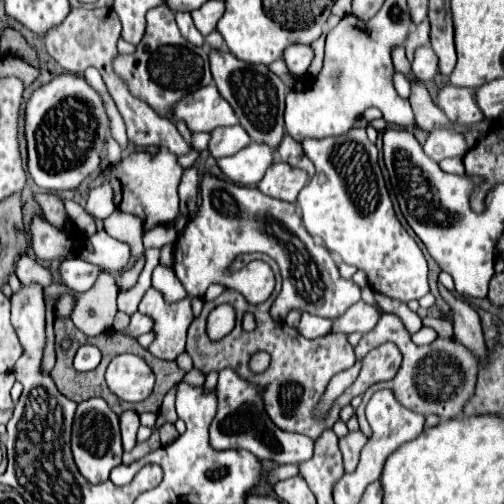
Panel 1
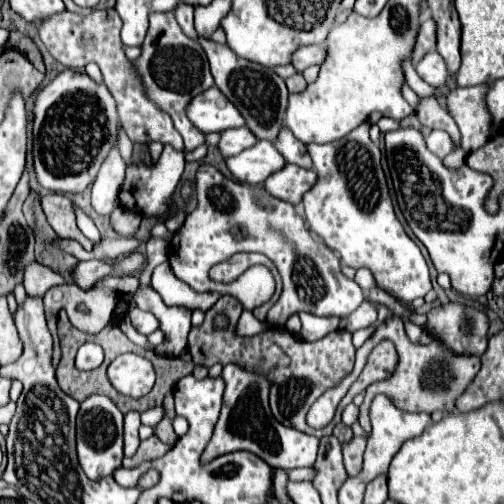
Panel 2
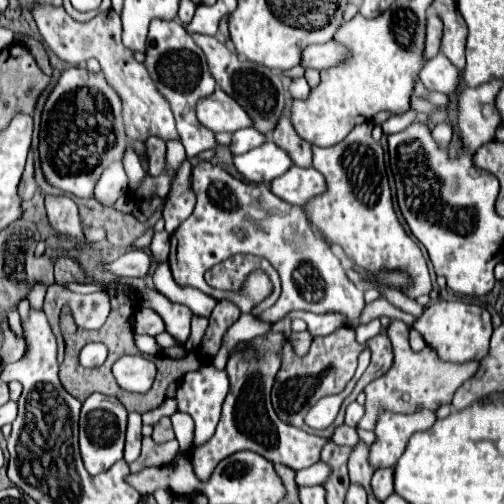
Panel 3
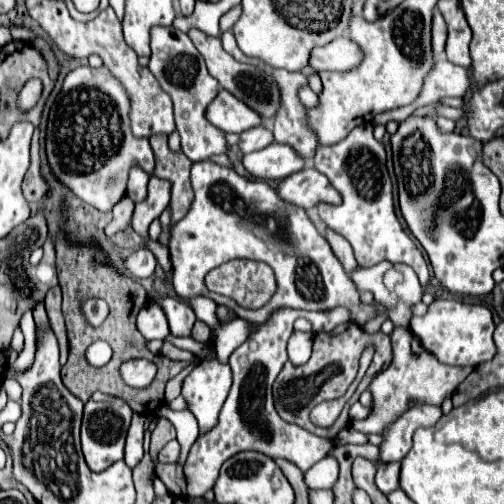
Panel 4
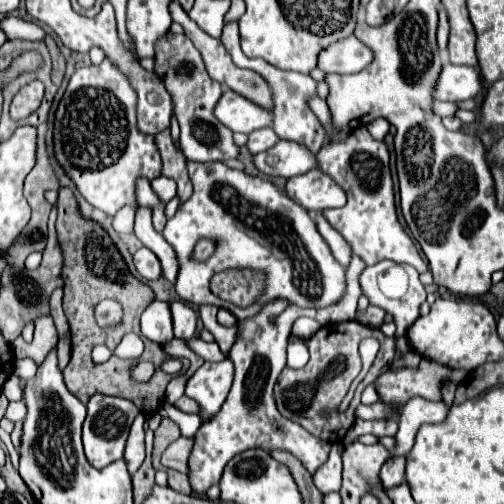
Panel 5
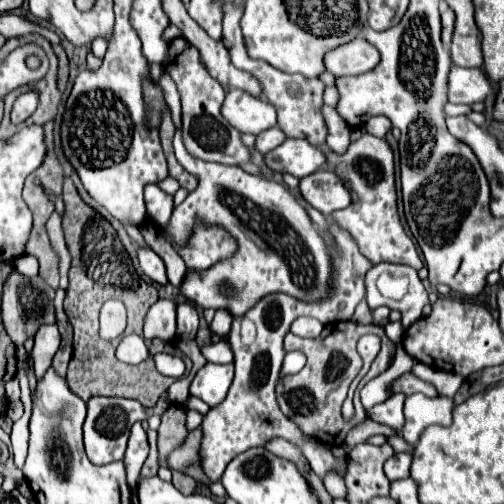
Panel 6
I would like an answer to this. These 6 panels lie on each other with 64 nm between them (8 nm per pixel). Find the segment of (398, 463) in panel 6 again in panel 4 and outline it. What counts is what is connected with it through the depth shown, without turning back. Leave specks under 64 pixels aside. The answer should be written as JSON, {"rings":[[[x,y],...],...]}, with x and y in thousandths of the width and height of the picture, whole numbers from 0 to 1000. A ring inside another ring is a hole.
{"rings":[[[778,917],[778,921],[750,921],[750,937],[746,937],[746,964],[754,976],[774,980],[790,968],[790,944],[794,944],[794,921]]]}

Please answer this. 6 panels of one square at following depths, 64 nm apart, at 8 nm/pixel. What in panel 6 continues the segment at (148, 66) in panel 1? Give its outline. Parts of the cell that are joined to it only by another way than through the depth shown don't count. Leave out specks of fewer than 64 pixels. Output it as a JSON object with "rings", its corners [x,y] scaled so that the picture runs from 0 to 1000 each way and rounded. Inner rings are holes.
{"rings":[[[345,75],[333,87],[333,119],[325,119],[325,139],[345,159],[357,202],[361,202],[361,278],[369,298],[397,317],[417,317],[433,325],[468,329],[476,321],[496,321],[496,302],[476,278],[476,262],[460,254],[437,226],[437,206],[444,202],[440,171],[413,147],[397,123],[397,107],[369,75]]]}

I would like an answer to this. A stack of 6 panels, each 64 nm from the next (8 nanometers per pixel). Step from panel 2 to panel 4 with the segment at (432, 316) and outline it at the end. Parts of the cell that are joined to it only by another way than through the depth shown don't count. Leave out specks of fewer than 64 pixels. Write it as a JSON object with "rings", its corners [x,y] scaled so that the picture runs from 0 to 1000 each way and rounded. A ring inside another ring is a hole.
{"rings":[[[861,595],[849,619],[833,631],[813,635],[813,655],[833,671],[837,687],[857,698],[877,722],[893,726],[944,726],[960,714],[976,714],[984,687],[976,675],[980,639],[976,623],[956,603],[925,603],[913,595]]]}

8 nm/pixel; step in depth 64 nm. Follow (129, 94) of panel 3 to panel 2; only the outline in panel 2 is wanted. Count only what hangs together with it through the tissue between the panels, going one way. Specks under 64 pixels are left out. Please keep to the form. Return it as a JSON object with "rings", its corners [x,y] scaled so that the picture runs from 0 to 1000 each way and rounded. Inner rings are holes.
{"rings":[[[131,20],[115,32],[103,32],[95,44],[83,44],[75,60],[79,60],[79,79],[87,83],[95,103],[131,135],[163,139],[175,123],[190,123],[198,131],[206,167],[214,171],[214,179],[230,198],[234,230],[262,282],[274,286],[321,282],[321,286],[337,286],[341,294],[365,298],[361,270],[349,262],[337,230],[325,226],[310,206],[302,206],[286,190],[286,175],[278,171],[278,159],[266,151],[262,127],[254,127],[254,115],[246,111],[242,83],[238,83],[238,56],[242,56],[242,40],[230,28],[230,20],[187,20],[175,32]]]}

